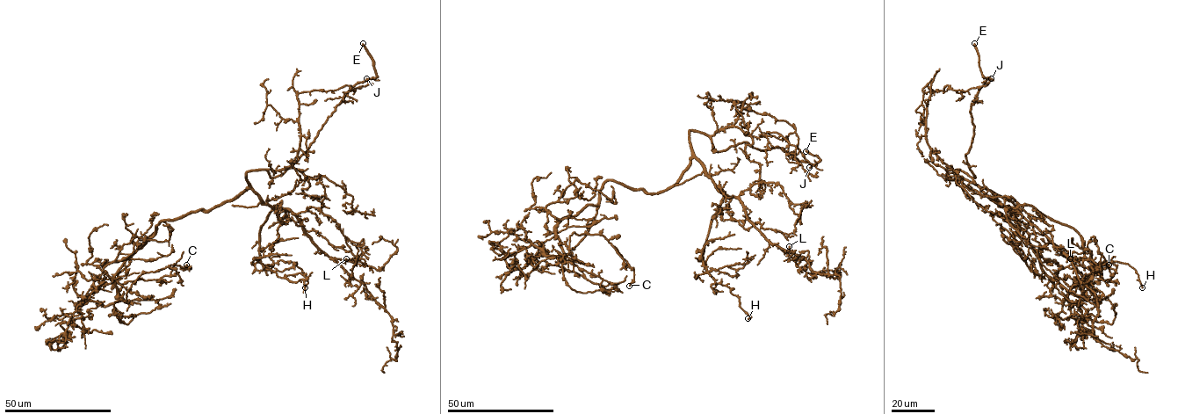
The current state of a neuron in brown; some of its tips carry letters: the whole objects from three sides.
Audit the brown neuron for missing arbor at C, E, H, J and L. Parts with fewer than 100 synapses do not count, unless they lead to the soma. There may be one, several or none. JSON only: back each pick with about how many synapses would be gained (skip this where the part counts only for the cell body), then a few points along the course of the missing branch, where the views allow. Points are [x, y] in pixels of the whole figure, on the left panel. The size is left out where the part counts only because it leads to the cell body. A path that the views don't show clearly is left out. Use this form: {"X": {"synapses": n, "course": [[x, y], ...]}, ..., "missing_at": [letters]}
{"E": {"course": [[363, 43], [350, 39], [336, 28], [324, 26]]}, "L": {"synapses": 130, "course": [[346, 258], [360, 255], [364, 257], [376, 283], [370, 297], [380, 312], [375, 316], [379, 318]]}, "missing_at": ["E", "L"]}

